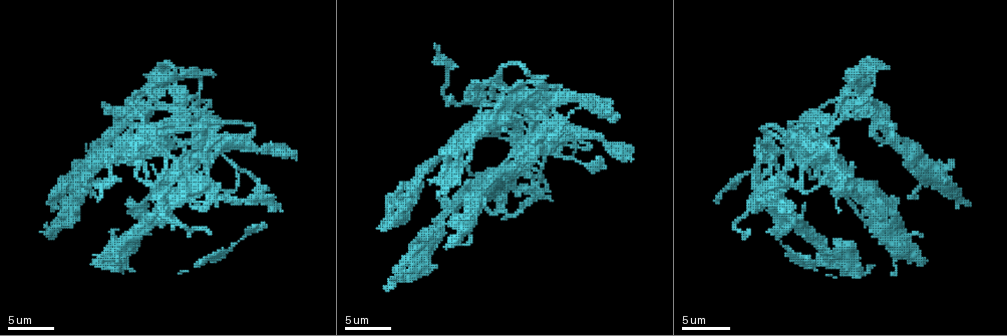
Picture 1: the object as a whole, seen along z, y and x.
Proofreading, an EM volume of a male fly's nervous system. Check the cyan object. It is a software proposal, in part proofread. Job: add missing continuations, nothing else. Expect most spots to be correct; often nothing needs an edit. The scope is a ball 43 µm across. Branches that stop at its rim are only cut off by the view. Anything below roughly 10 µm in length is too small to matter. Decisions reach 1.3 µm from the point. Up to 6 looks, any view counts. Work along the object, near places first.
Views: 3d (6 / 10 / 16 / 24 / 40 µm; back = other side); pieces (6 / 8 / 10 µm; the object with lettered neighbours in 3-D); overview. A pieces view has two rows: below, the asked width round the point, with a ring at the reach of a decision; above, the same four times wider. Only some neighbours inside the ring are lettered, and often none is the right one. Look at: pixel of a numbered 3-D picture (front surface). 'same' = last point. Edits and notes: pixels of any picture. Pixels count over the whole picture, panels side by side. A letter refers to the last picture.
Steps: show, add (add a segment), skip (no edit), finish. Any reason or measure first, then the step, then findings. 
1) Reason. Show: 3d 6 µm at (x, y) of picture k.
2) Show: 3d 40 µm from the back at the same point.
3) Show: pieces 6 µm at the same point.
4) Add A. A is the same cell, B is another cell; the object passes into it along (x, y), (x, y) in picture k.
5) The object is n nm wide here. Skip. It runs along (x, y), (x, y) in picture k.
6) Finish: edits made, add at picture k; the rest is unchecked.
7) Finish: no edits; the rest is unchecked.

Show: pieces 10 µm at (550, 200) of picture 1.

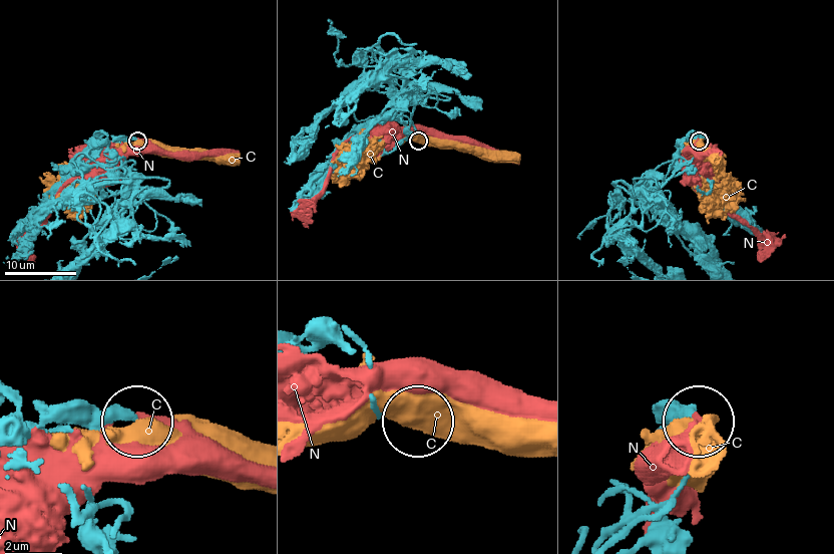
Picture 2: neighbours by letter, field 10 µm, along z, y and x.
The object is 270 nm wide here. Skip. C and N are other cells; no lettered segment goes on from it.

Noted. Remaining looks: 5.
An open end. Show: pieces 10 µm at (536, 199) of picture 1.

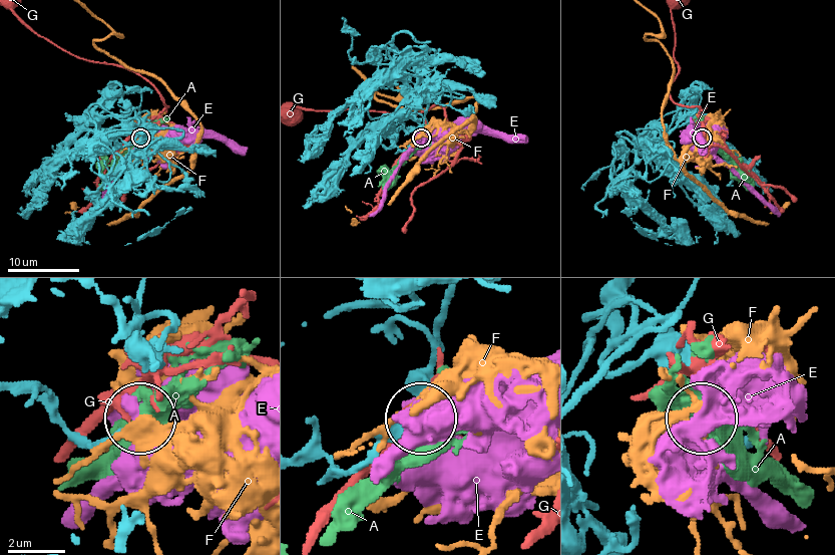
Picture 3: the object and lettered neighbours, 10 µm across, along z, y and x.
Skip. A, E, F and G are other cells; no lettered segment goes on from it.

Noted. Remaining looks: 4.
Branch stops here. Show: 3d 6 µm at (835, 195) of picture 1.

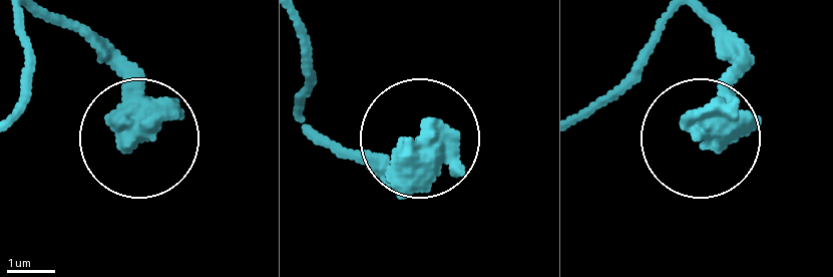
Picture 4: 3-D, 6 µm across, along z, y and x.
Show: pieces 8 µm at (426, 135) of picture 4.

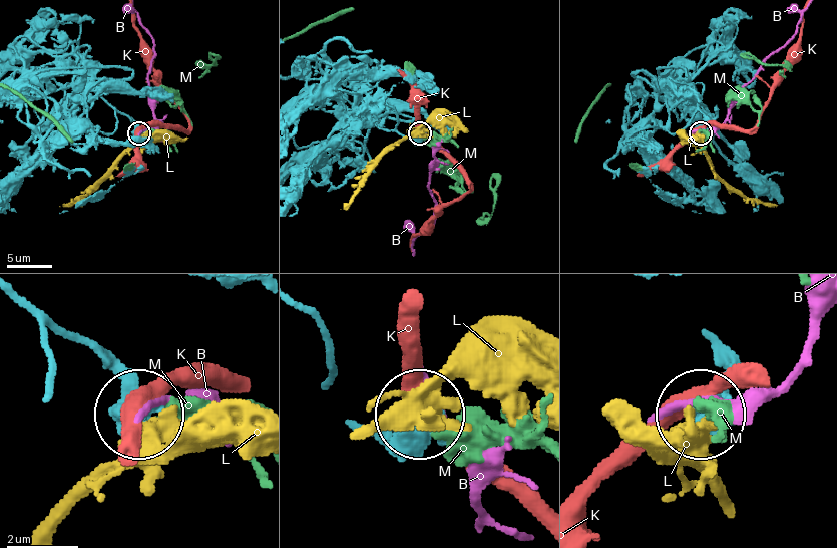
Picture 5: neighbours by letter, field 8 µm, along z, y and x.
Skip. B, K, L and M are other cells; none of them fits.

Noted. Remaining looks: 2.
Finish: no edits; the rest is unchecked.

